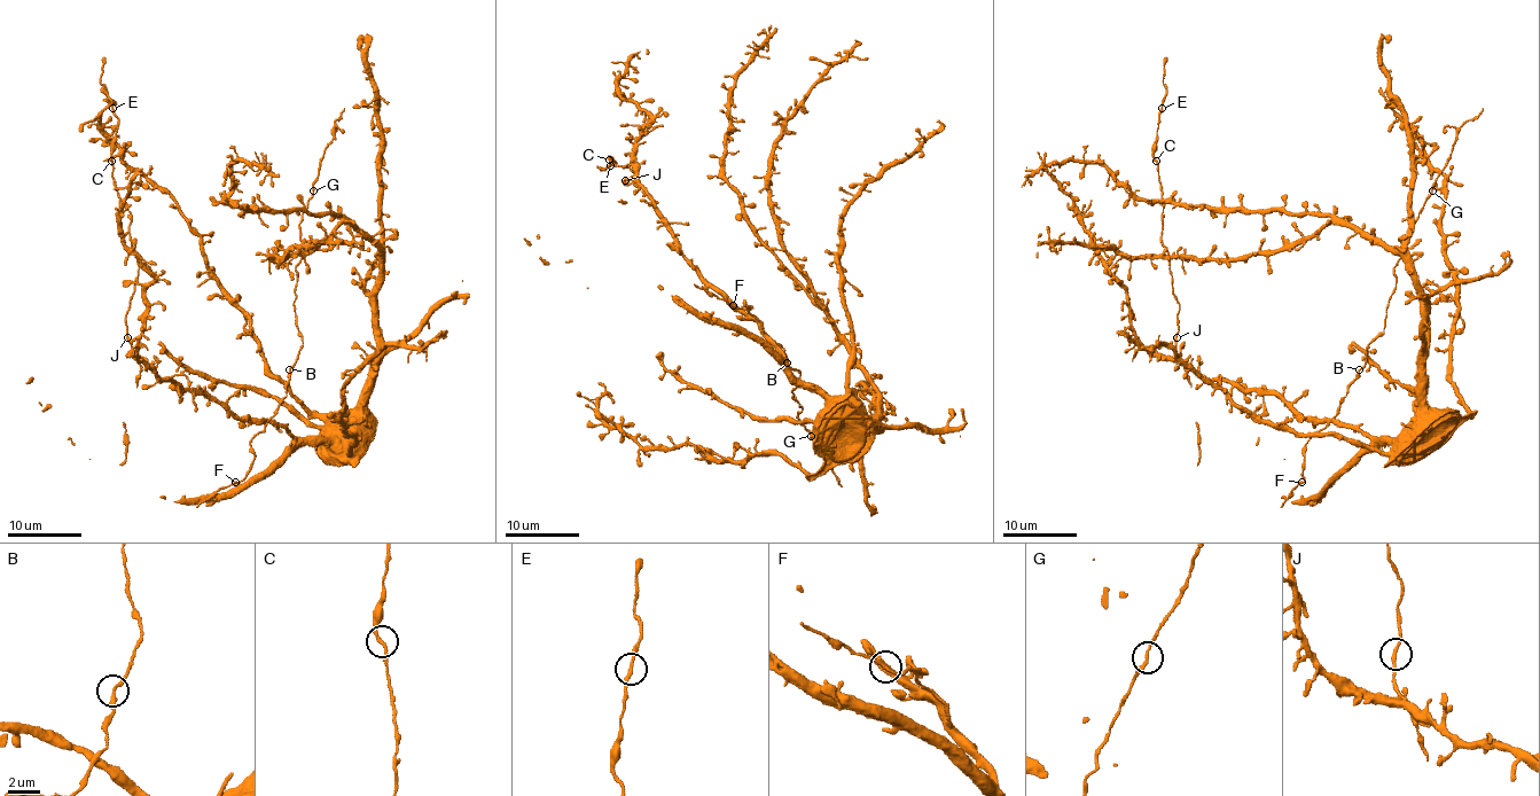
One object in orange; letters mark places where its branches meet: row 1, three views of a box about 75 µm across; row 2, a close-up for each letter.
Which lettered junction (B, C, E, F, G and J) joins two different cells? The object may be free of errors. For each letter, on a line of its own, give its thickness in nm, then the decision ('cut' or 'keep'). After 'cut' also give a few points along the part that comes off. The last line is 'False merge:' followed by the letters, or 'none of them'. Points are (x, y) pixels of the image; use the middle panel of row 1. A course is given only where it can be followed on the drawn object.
B: 240 nm | keep
C: 200 nm | keep
E: 200 nm | keep
F: 180 nm | keep
G: 180 nm | keep
J: 200 nm | keep
False merge: none of them

